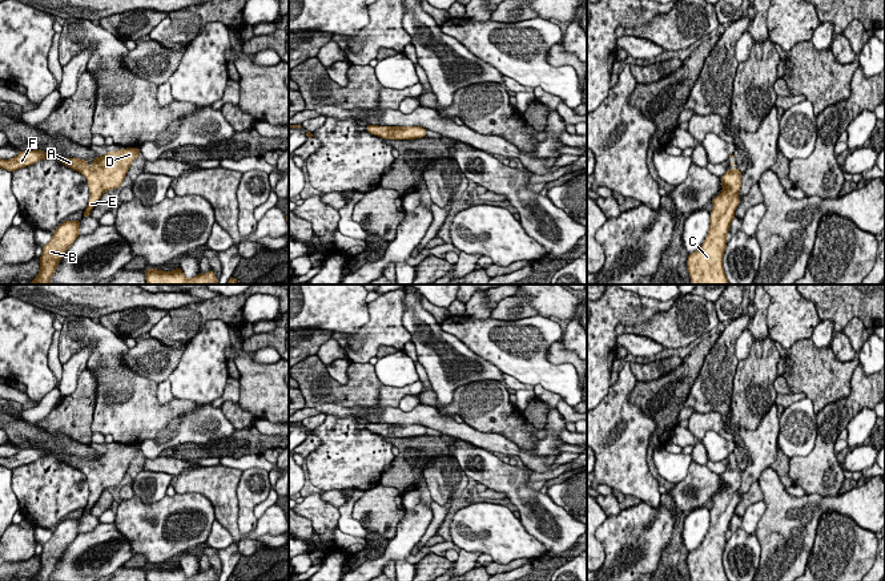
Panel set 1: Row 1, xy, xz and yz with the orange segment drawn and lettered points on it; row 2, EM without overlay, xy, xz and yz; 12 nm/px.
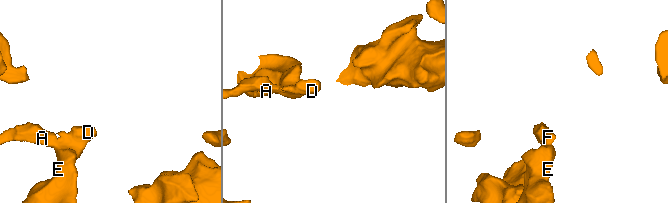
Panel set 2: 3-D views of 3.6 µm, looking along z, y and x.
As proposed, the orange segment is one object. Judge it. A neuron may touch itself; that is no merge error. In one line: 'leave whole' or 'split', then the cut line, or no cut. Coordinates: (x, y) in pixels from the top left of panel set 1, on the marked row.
leave whole | no cut

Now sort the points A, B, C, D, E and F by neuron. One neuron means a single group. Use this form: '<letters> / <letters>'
A B C D E F

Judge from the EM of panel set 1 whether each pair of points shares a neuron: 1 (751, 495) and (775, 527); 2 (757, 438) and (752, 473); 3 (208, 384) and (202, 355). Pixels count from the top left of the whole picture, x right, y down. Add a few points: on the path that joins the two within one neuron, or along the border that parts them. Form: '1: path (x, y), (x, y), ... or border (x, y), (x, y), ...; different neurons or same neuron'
1: border (757, 481), (763, 499); different neurons
2: path (757, 447), (757, 464); same neuron
3: path (202, 378), (202, 362); same neuron

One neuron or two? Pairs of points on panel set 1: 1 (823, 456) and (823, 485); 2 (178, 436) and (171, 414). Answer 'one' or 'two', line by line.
1: one
2: two

